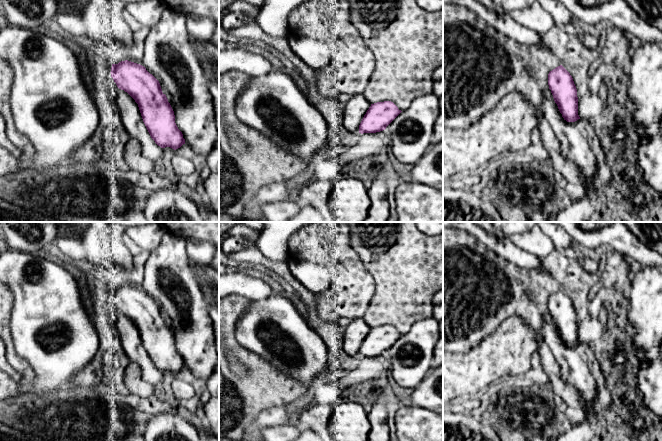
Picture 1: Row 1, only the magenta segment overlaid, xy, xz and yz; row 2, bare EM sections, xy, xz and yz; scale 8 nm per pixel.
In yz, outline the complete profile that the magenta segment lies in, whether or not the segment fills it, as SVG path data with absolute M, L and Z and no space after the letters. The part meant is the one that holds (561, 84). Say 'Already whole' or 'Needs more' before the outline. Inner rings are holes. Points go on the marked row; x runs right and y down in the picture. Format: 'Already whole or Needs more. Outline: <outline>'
Needs more. Outline: M558 66L548 74L549 87L543 93L543 102L540 110L550 124L552 131L558 138L564 157L576 164L585 181L584 187L593 189L599 186L596 176L596 158L592 153L586 138L581 133L581 119L578 115L577 89L570 73L562 66Z

